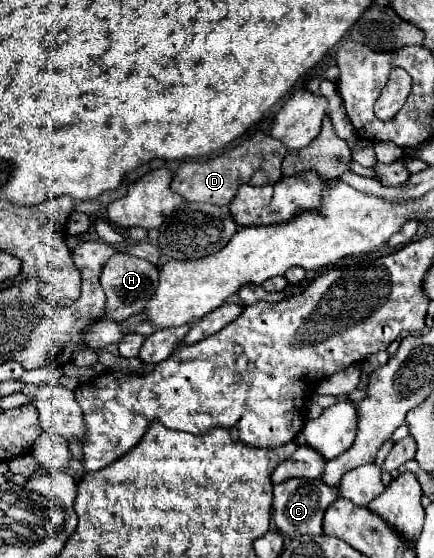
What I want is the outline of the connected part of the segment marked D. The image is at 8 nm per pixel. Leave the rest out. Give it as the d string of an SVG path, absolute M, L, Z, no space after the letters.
M258 130L251 138L243 140L239 146L225 150L223 154L219 154L215 158L183 162L171 182L171 190L177 192L179 196L183 196L187 202L209 202L209 204L225 206L235 198L237 188L241 184L263 186L263 184L279 182L283 178L281 162L285 158L285 154L287 154L287 148L279 140Z

